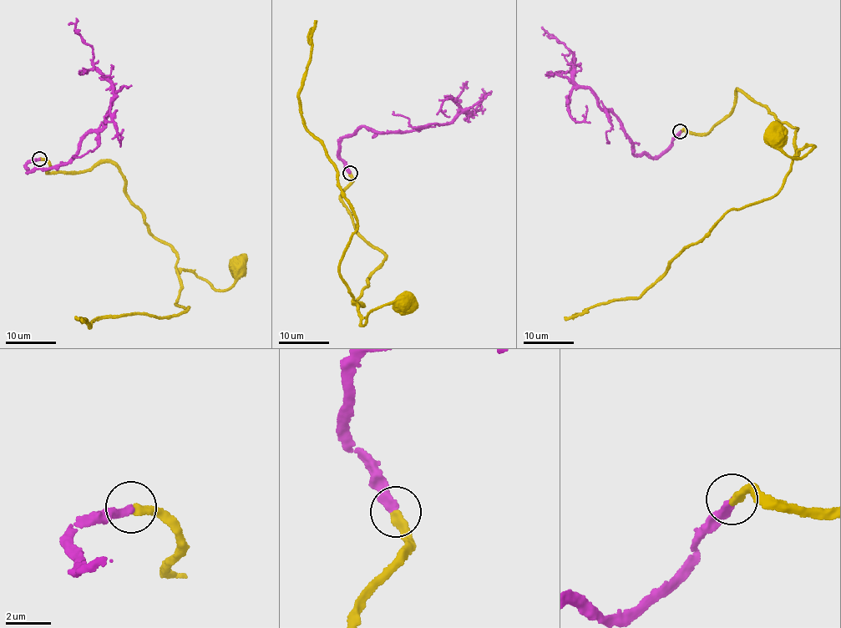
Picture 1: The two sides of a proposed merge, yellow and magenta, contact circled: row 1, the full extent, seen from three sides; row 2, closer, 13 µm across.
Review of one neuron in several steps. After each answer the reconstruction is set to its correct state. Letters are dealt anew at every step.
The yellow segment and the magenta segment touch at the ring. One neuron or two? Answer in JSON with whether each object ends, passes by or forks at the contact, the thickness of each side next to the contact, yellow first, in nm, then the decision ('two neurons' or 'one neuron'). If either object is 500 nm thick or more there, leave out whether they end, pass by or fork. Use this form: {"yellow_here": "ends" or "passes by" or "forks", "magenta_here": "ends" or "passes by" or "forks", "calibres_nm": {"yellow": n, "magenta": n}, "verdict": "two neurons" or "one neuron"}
{"yellow_here": "ends", "magenta_here": "ends", "calibres_nm": {"yellow": 440, "magenta": 400}, "verdict": "one neuron"}

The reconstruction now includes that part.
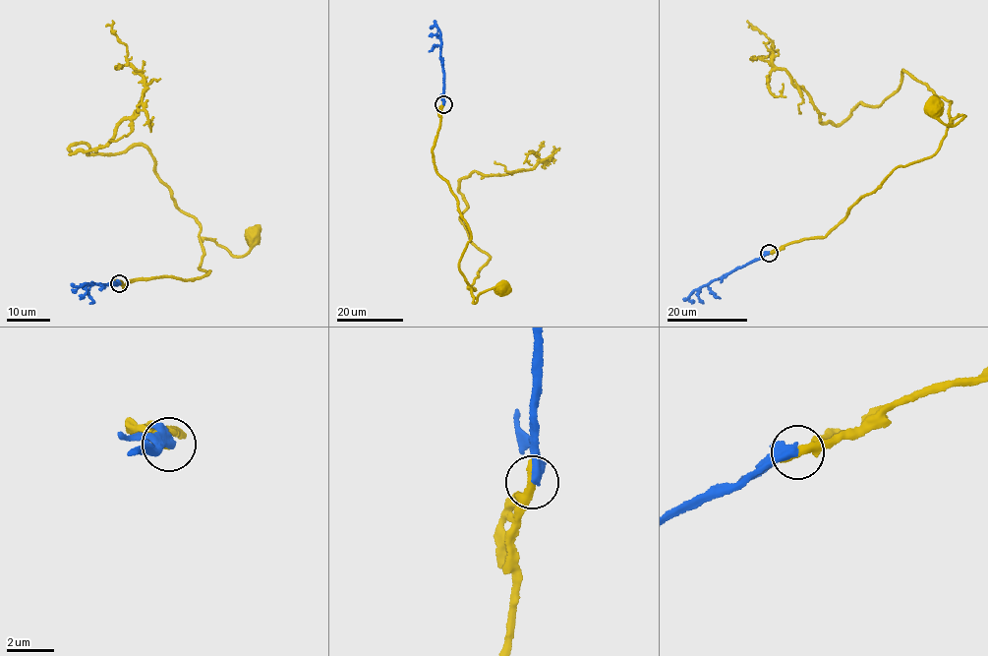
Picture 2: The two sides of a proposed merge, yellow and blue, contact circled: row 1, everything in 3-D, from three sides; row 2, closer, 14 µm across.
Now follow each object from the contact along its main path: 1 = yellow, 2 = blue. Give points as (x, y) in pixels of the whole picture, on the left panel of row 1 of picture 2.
1: (119, 283), (125, 288), (156, 276), (192, 281), (209, 272), (199, 267), (201, 240), (248, 254), (251, 236)
2: (119, 283), (91, 281), (92, 284), (85, 282), (75, 286), (71, 283)

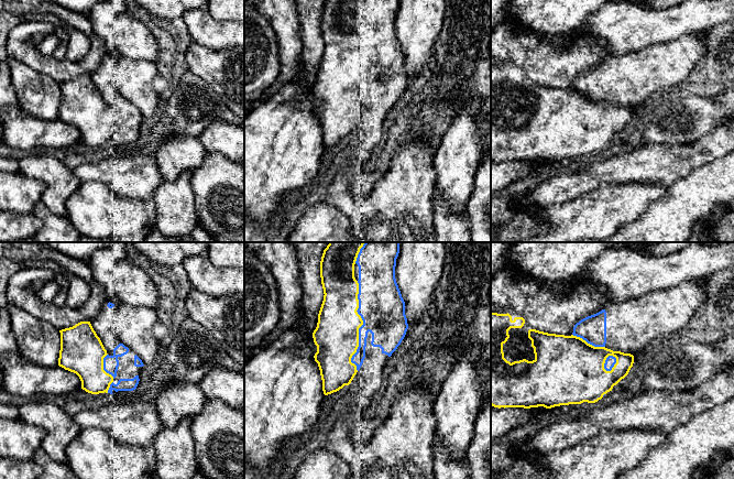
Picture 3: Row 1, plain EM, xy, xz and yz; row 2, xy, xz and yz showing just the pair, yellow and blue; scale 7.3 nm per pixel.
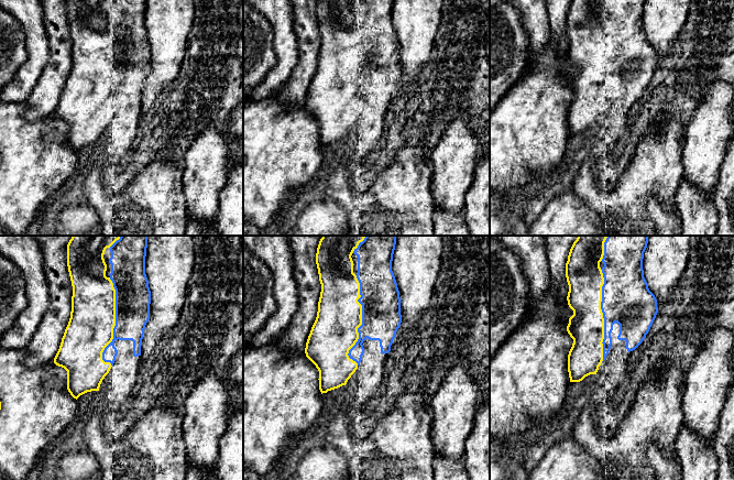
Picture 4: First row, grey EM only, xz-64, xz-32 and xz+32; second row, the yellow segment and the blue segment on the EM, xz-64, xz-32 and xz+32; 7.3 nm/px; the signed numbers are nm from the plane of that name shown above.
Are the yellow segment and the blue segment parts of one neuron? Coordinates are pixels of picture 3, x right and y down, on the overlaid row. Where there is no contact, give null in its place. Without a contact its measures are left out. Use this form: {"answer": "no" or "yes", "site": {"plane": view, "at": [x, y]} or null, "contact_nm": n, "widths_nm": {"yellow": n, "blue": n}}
{"answer": "yes", "site": {"plane": "xz", "at": [361, 325]}, "contact_nm": 650, "widths_nm": {"yellow": 320, "blue": 340}}

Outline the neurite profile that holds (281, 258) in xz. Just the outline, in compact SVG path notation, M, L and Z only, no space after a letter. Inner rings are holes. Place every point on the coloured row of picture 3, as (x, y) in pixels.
M244 242L244 247L271 269L278 289L281 317L255 349L259 351L292 328L299 318L303 295L299 263L293 242Z

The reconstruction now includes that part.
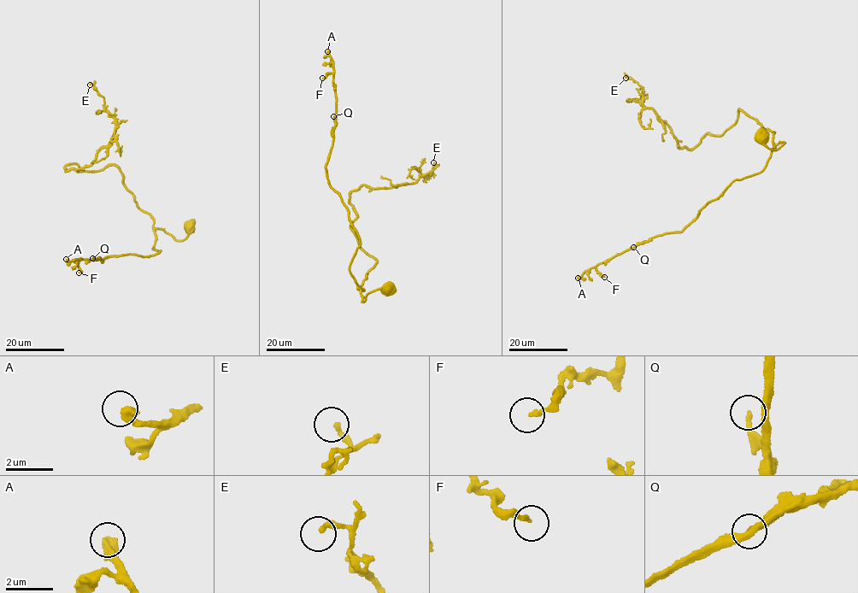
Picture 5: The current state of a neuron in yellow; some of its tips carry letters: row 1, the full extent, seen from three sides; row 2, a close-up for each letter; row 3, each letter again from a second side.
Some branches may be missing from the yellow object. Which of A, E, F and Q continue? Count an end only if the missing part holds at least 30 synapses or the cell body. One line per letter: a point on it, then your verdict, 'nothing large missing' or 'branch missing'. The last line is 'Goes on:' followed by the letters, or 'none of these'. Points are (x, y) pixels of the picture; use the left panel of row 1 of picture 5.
A: at (66, 259); branch missing
E: at (90, 85); nothing large missing
F: at (79, 273); nothing large missing
Q: at (92, 258); nothing large missing
Goes on: A

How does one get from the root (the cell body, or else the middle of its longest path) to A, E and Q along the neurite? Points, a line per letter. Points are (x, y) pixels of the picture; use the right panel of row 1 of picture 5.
A: (761, 137), (774, 151), (784, 143), (775, 144), (764, 169), (734, 180), (681, 231), (650, 238), (578, 278)
E: (761, 137), (774, 151), (784, 143), (739, 109), (722, 134), (678, 147), (625, 78)
Q: (761, 137), (774, 151), (784, 143), (775, 144), (764, 169), (734, 180), (681, 231), (633, 247)

